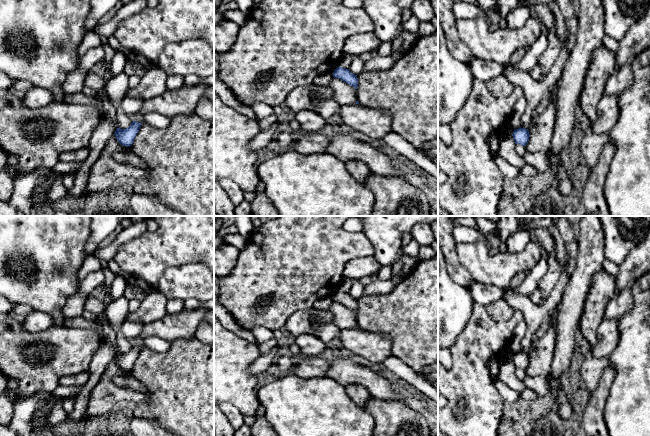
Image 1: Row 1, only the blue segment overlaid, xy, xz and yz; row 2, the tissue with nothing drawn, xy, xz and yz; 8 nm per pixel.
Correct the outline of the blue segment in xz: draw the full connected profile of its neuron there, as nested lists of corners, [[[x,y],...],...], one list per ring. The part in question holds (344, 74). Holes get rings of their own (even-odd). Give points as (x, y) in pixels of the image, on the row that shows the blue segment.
[[[338,66],[334,70],[333,77],[341,79],[342,81],[346,82],[347,84],[353,86],[355,89],[357,89],[357,87],[358,87],[357,75],[351,73],[349,69]]]

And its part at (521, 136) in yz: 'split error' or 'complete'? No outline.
complete

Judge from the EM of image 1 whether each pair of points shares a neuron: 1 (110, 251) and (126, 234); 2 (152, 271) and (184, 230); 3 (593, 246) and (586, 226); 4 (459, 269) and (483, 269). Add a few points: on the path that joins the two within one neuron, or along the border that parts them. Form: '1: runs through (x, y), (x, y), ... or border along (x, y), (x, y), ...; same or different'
1: runs through (114, 247), (122, 238); same
2: runs through (156, 261), (177, 240); same
3: runs through (591, 241), (591, 231); same
4: border along (455, 248), (459, 261), (474, 281); different

